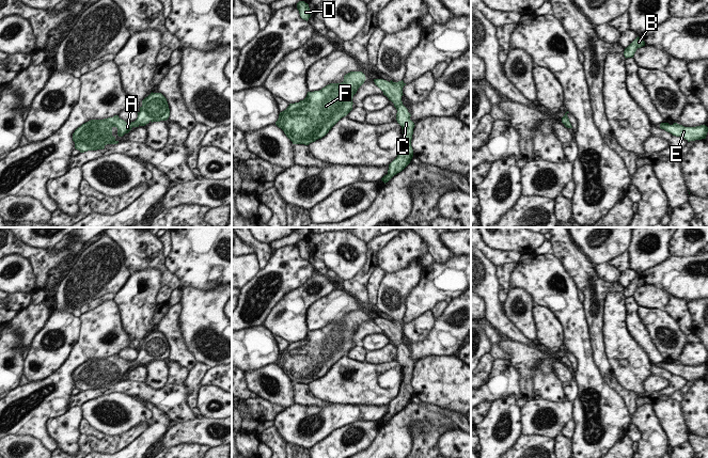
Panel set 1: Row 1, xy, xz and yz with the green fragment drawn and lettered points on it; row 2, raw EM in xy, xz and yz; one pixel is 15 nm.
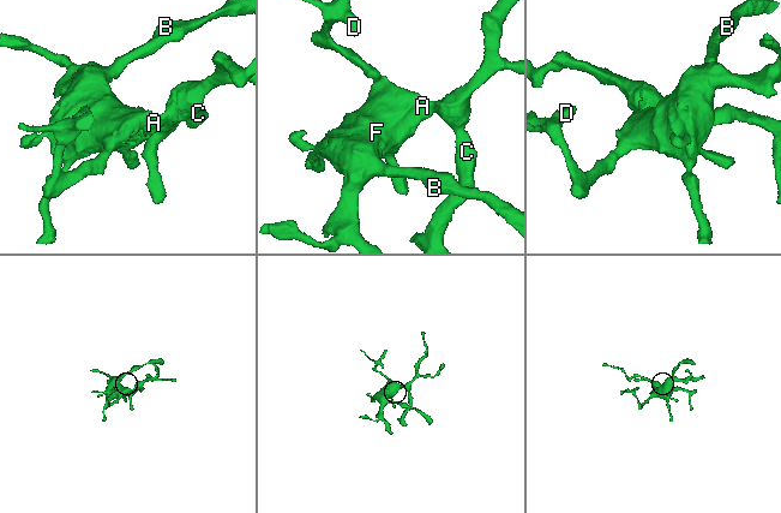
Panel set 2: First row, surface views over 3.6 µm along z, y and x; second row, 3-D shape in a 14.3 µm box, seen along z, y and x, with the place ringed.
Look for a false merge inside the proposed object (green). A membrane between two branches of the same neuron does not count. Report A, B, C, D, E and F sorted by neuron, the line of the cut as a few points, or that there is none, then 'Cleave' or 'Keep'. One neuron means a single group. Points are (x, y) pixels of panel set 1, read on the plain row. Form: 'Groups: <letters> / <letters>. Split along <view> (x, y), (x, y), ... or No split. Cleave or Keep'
Groups: A B C D E F. No split. Keep

